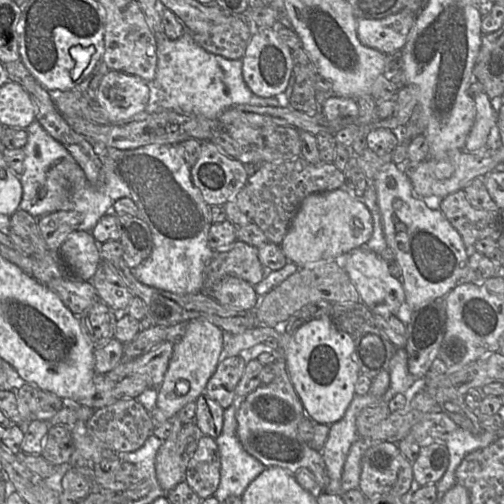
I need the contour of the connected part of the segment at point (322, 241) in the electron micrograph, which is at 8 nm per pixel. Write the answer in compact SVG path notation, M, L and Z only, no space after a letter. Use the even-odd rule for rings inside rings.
M339 188L307 196L280 246L288 262L302 267L319 260L336 260L356 248L366 246L372 231L372 217L361 198L352 197L344 188Z

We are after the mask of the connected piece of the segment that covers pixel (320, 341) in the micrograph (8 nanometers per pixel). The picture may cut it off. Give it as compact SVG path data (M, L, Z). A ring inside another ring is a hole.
M330 317L312 319L291 335L280 335L270 326L259 325L240 334L223 336L220 360L236 356L256 344L266 344L280 351L286 361L291 383L306 413L317 423L332 425L342 419L353 397L359 375L352 336L339 330Z

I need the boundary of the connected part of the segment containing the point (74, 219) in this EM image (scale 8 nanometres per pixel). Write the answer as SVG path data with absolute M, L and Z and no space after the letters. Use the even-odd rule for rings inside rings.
M62 209L37 219L38 228L48 250L59 251L68 235L79 229L81 215L71 209Z

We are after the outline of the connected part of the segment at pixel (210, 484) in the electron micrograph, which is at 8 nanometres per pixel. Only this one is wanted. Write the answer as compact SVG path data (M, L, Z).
M201 435L197 448L187 463L185 481L204 500L213 496L220 482L220 452L215 439Z

